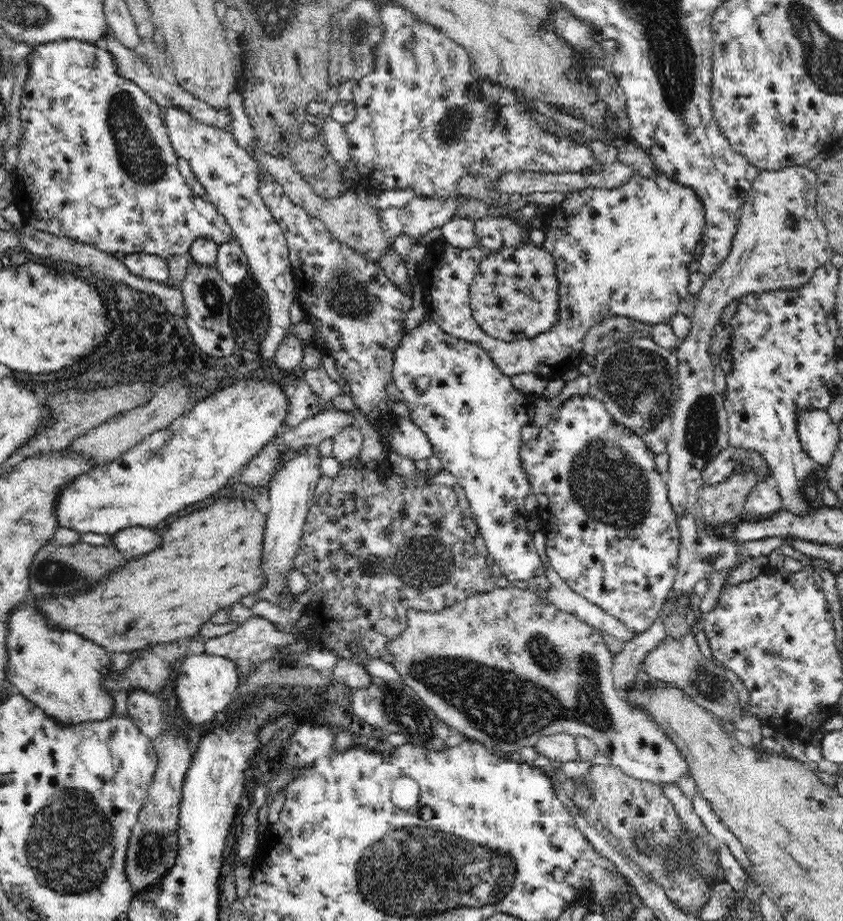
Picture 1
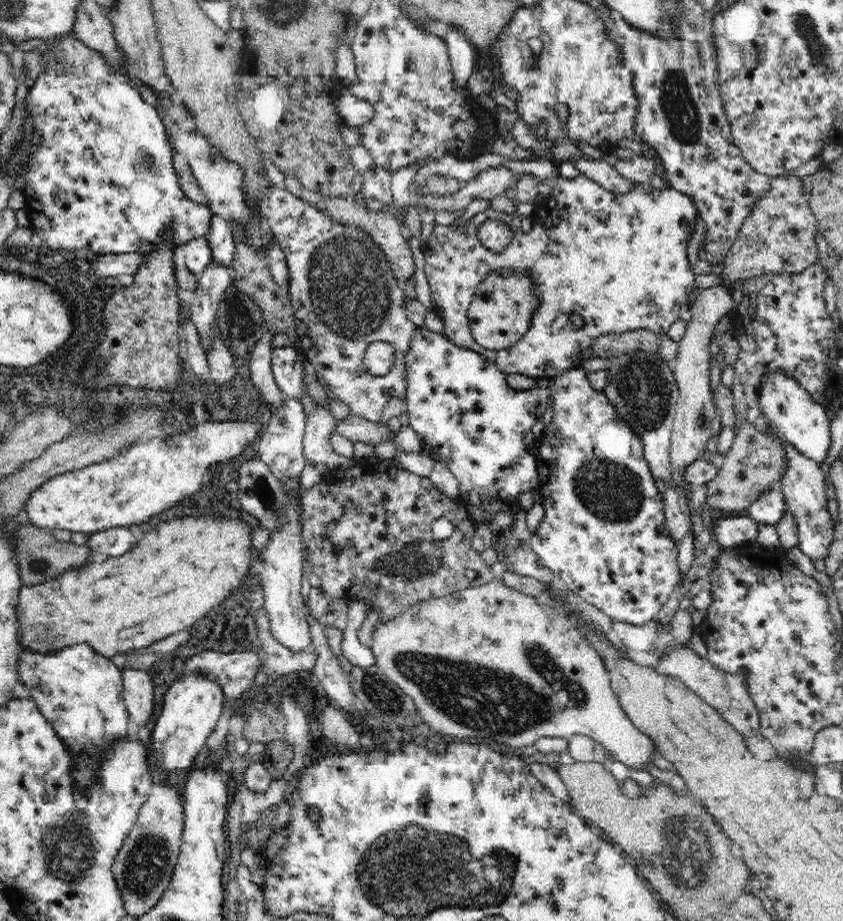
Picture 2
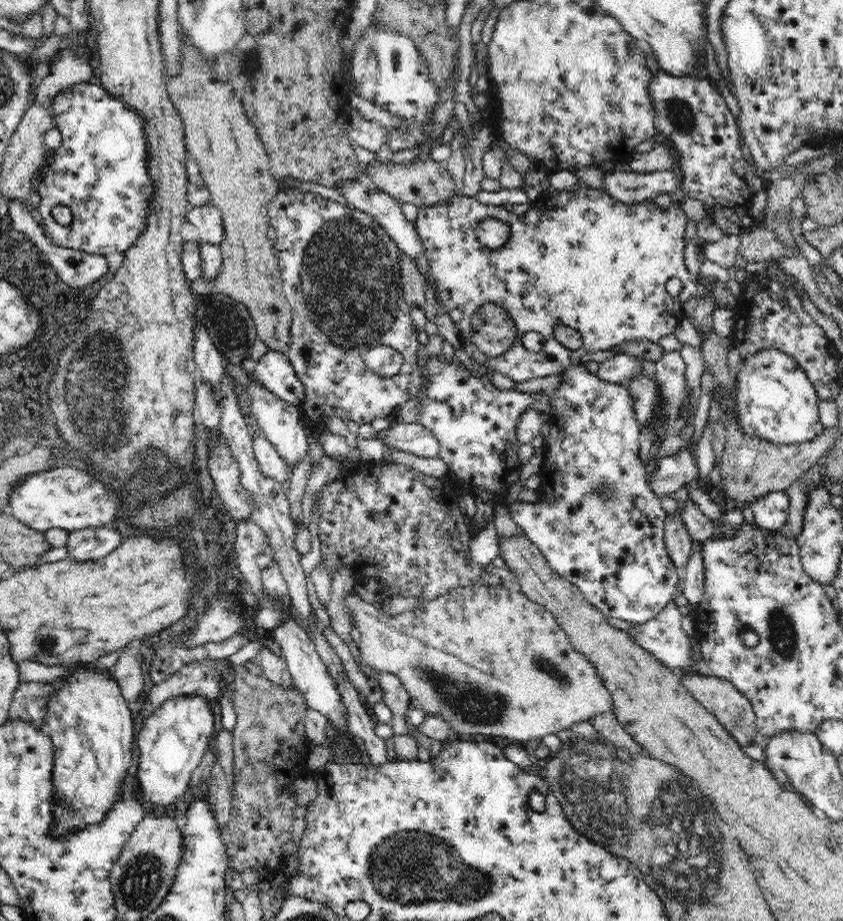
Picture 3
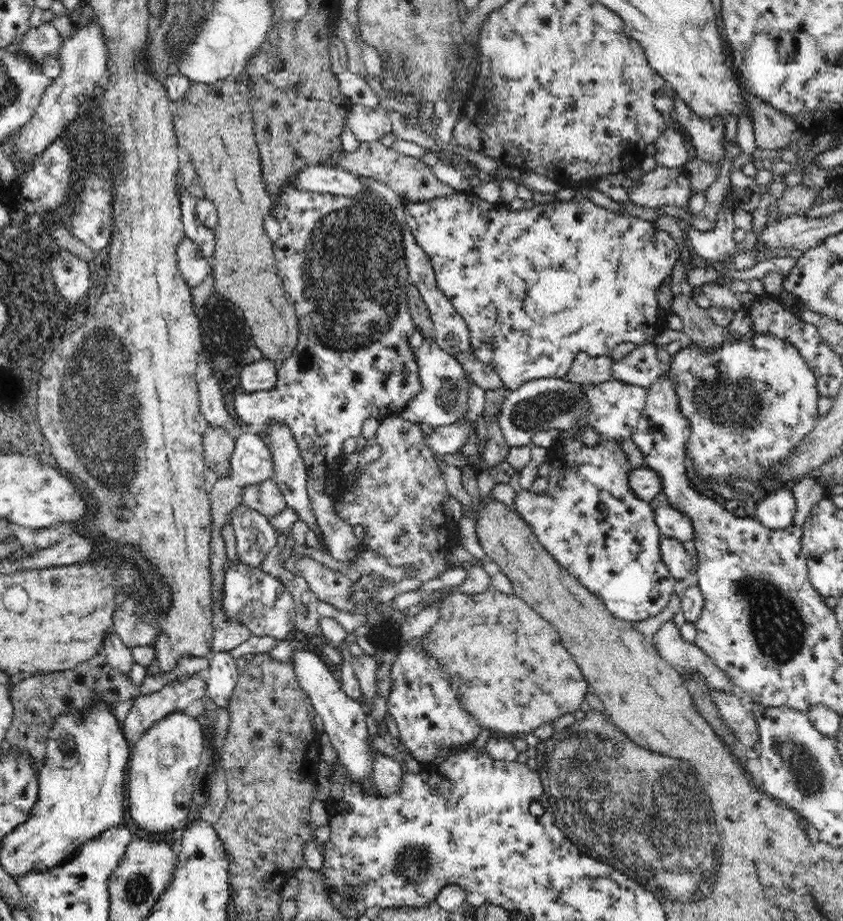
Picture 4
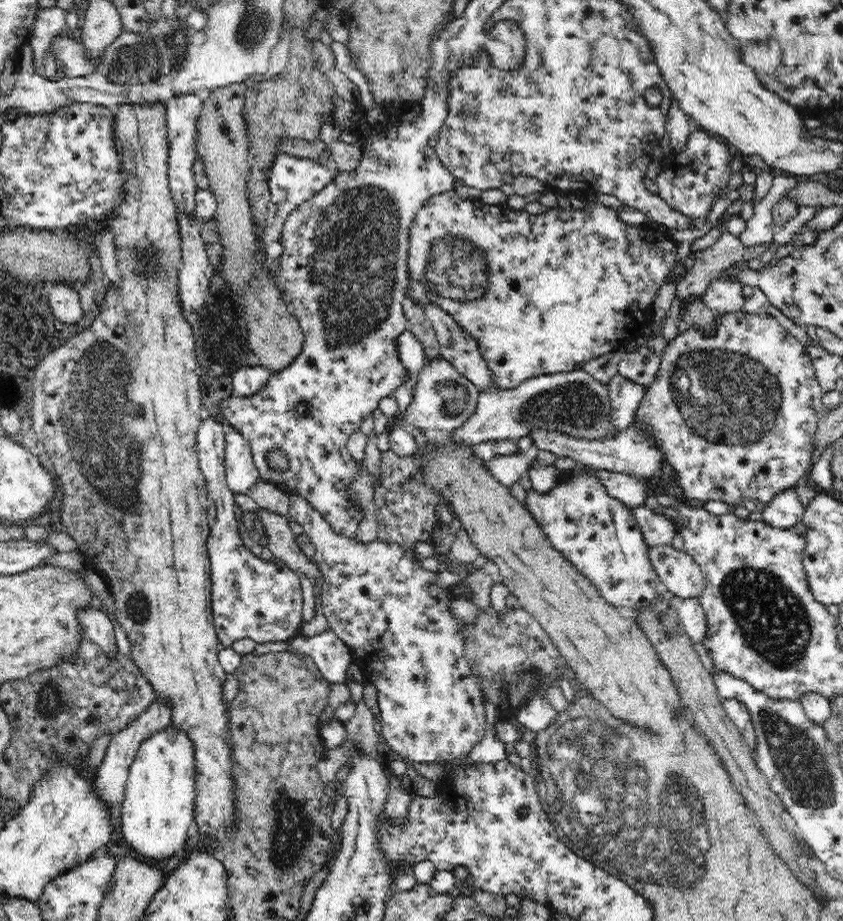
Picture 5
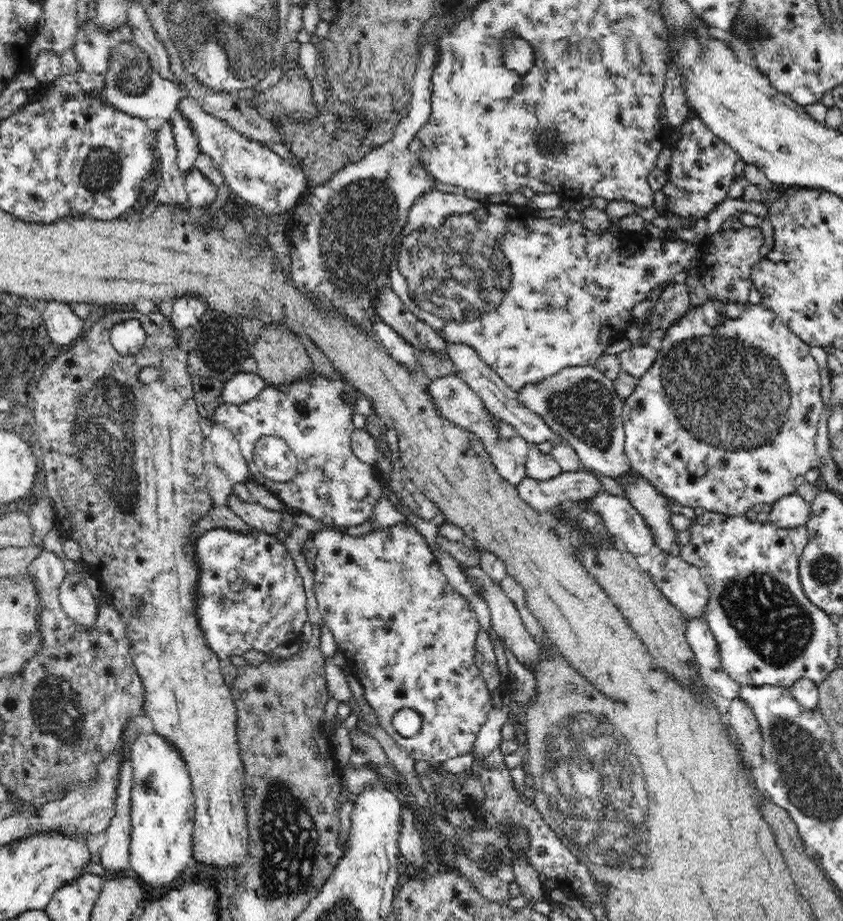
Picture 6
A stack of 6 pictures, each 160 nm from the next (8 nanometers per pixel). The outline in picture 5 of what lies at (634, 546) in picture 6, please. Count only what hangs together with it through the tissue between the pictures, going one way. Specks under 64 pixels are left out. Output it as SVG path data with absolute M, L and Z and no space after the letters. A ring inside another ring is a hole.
M644 505L633 511L640 528L643 528L647 543L652 547L658 544L670 544L672 538L679 533L675 519L667 517L664 513L660 514Z

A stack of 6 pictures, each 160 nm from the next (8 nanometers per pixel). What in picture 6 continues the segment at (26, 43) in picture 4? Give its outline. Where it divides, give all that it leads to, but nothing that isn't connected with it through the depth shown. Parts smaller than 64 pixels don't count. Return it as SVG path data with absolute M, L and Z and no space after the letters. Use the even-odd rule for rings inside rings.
M92 23L80 28L72 42L72 50L76 56L76 62L80 71L88 74L100 74L108 70L108 56L110 48L118 44L120 40L131 42L130 29L124 25L117 33L106 36L94 29Z

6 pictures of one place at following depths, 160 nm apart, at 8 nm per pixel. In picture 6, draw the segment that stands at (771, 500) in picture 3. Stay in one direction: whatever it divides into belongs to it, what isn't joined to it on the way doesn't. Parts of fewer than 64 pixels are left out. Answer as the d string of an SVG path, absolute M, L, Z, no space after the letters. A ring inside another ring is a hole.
M796 492L786 494L770 506L768 522L780 528L794 528L808 520L810 505Z

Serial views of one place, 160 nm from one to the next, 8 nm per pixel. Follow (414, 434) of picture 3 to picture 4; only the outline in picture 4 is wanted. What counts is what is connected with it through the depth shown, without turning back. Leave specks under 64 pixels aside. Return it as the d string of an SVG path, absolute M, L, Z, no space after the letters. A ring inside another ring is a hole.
M452 423L449 425L436 426L434 432L422 434L426 447L434 454L446 455L456 453L460 444L464 443L469 436L470 427Z

